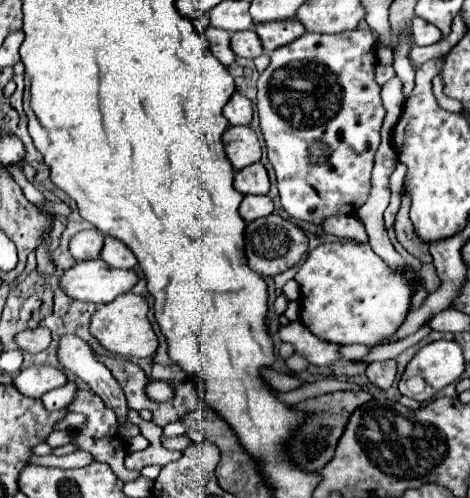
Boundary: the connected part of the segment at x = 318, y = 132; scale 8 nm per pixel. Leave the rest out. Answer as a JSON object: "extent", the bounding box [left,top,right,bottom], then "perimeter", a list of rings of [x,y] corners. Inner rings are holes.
{"extent":[256,29,386,225],"perimeter":[[[368,29],[344,31],[338,35],[304,33],[290,45],[282,45],[270,53],[270,65],[256,83],[256,111],[268,147],[268,159],[276,171],[280,203],[290,217],[320,225],[324,217],[336,213],[354,215],[356,209],[368,199],[374,153],[380,145],[380,127],[386,115],[380,85],[374,81],[374,69],[376,37]],[[314,141],[328,143],[328,159],[312,163],[310,143]]]}

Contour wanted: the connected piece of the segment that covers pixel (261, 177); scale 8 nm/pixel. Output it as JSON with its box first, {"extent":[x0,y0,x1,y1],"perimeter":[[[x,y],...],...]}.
{"extent":[234,163,270,195],"perimeter":[[[254,163],[236,171],[234,189],[244,195],[266,195],[270,189],[270,179],[262,163]]]}

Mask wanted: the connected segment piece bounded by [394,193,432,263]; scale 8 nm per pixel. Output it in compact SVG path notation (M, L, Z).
M402 193L402 207L396 215L394 229L396 229L396 235L398 235L400 243L406 247L406 251L416 255L422 263L432 263L432 255L428 251L428 245L424 241L420 241L420 237L416 235L416 231L412 227L410 217L408 217L408 197L404 197L404 193Z

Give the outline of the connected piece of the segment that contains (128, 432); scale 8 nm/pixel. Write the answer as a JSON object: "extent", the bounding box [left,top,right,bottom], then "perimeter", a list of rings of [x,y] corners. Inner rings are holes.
{"extent":[58,333,140,439],"perimeter":[[[72,333],[60,335],[60,341],[58,341],[58,361],[60,361],[60,365],[62,365],[66,371],[70,371],[70,373],[74,373],[78,379],[86,381],[86,383],[90,385],[90,389],[92,389],[96,395],[100,395],[106,405],[112,405],[112,409],[116,409],[116,415],[120,417],[120,435],[122,435],[124,439],[130,439],[130,437],[134,437],[136,433],[140,433],[140,429],[138,429],[136,425],[132,425],[132,423],[126,419],[126,415],[128,415],[128,405],[126,405],[126,397],[124,397],[120,385],[116,385],[116,379],[112,377],[112,373],[108,373],[108,367],[102,365],[102,363],[94,357],[92,349],[90,349],[80,337],[76,337],[76,335],[72,335]]]}

